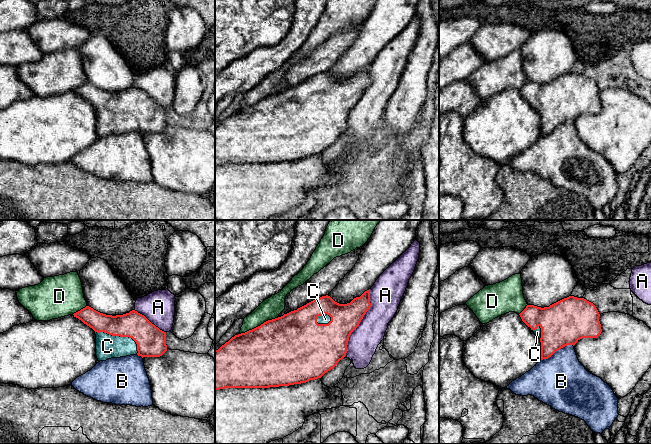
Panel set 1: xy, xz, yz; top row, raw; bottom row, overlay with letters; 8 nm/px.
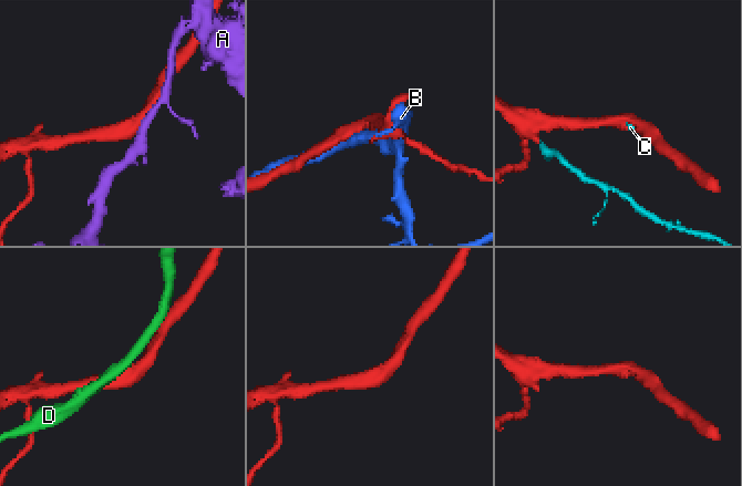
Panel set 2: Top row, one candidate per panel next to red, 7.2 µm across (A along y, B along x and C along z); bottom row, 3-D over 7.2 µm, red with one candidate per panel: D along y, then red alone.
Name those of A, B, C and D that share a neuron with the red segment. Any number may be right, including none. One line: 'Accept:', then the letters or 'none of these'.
Accept: C

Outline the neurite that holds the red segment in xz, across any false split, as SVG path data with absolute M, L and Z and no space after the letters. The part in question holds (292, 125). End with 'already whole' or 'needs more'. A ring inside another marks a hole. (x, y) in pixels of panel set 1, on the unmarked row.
M370 65L347 80L339 80L326 71L252 106L235 111L215 126L215 166L289 162L321 154L346 132L349 113L370 83Z | needs more

